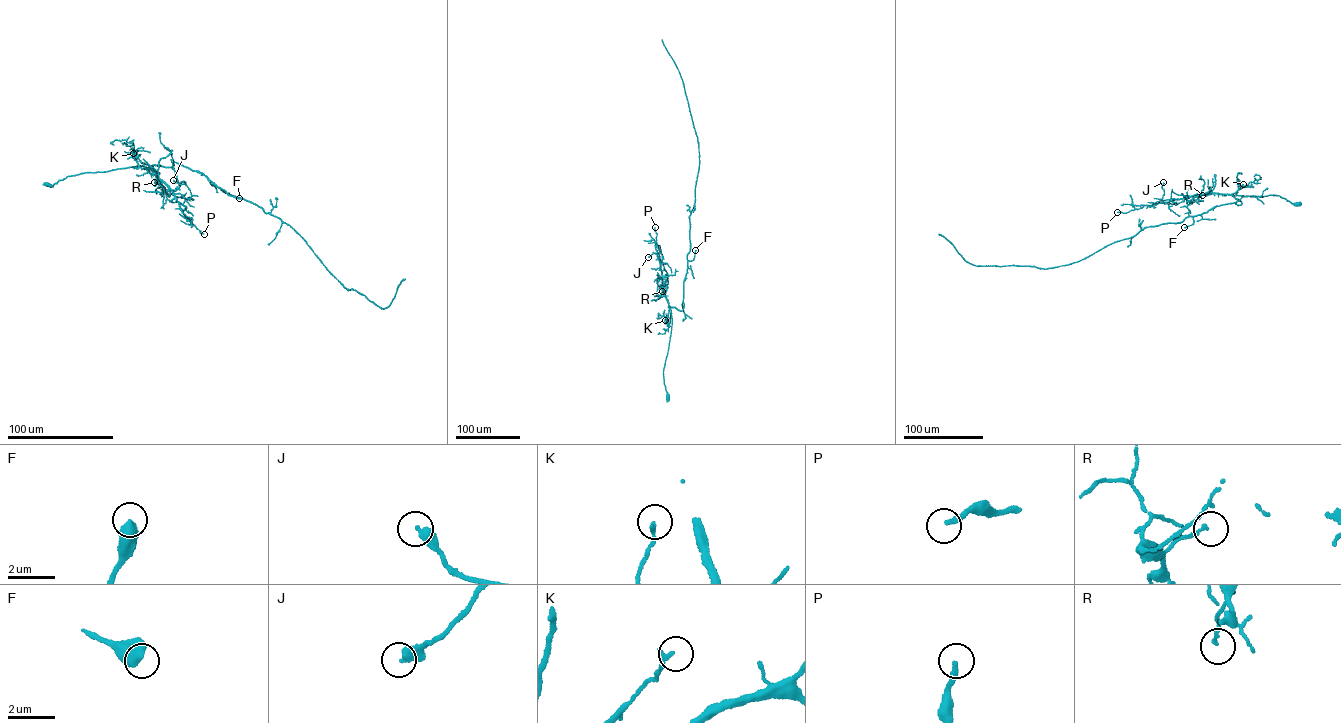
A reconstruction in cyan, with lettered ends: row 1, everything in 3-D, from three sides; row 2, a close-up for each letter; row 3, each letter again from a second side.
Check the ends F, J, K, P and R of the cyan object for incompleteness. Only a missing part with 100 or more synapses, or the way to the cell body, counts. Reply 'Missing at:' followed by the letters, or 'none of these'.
Missing at: none of these

